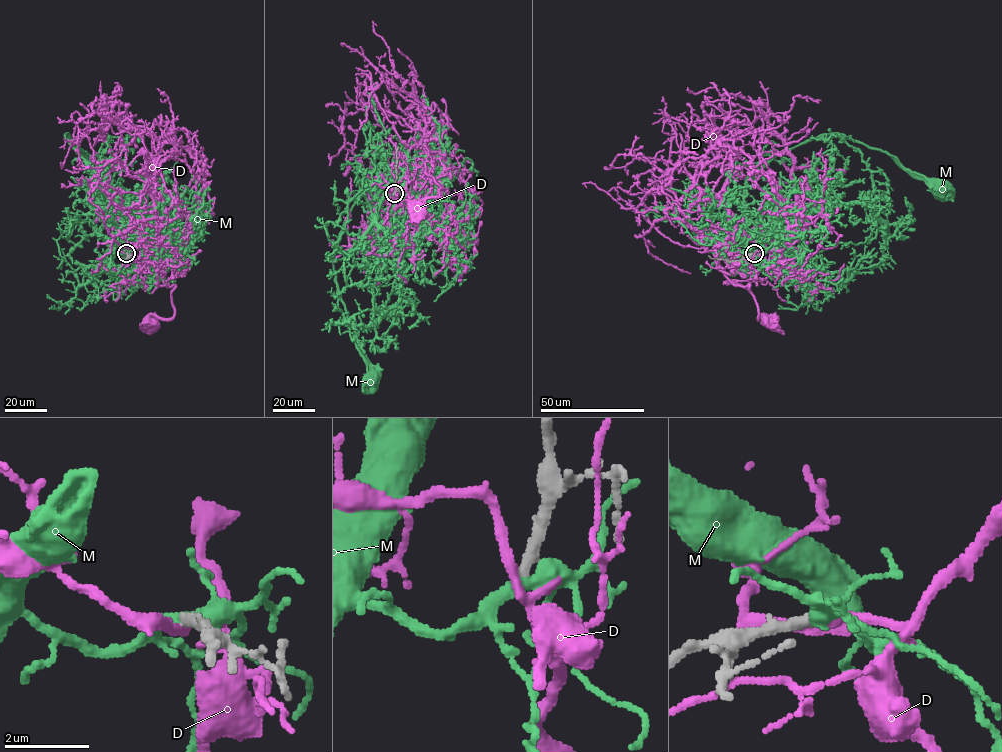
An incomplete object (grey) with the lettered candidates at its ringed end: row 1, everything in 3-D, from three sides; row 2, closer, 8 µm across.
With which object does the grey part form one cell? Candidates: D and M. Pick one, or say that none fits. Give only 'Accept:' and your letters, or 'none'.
Accept: M

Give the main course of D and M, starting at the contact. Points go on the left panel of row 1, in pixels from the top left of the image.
D: (125, 253), (130, 244), (160, 236), (153, 263), (158, 284), (175, 285), (174, 315), (149, 316), (146, 324)
M: (126, 252), (118, 252), (122, 232), (99, 203), (92, 166), (65, 137), (66, 133), (105, 188)

